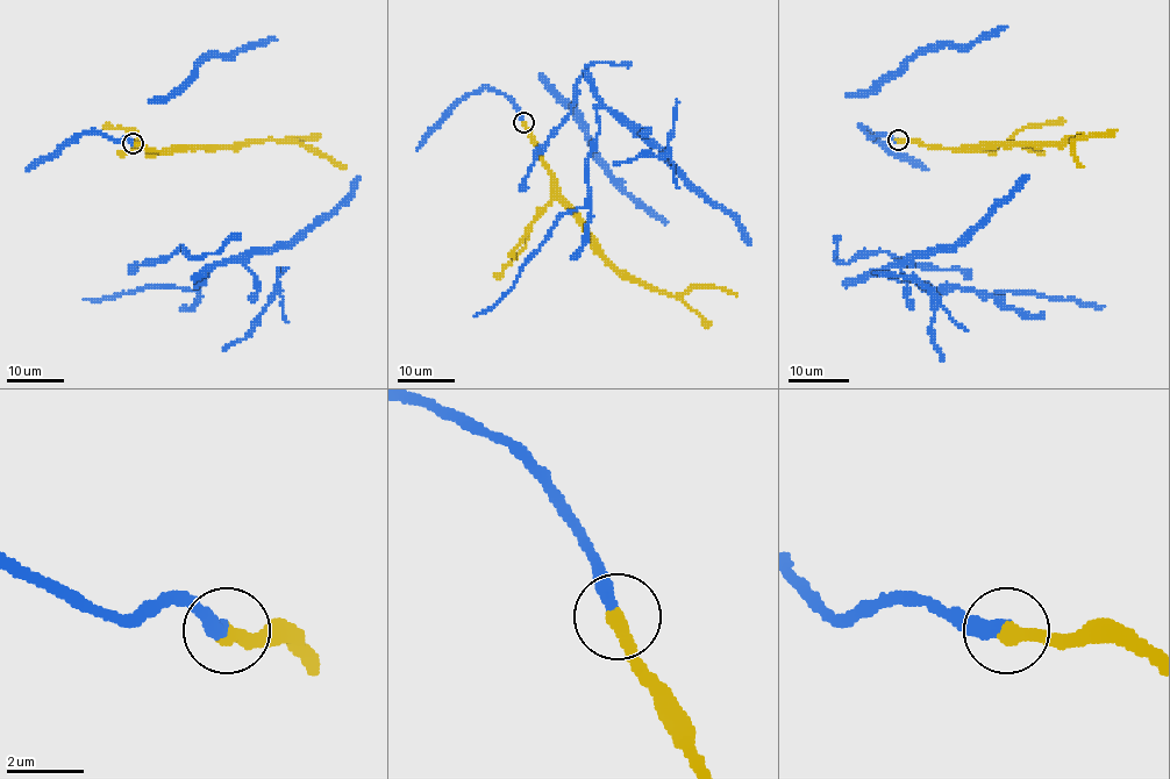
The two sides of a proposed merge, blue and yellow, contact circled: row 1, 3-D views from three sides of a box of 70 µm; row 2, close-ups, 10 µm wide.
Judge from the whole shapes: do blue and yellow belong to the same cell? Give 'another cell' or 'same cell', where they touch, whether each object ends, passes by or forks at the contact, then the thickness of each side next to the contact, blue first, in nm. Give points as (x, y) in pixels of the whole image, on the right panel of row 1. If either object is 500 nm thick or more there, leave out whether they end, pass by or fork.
same cell | (898, 140) | blue ends | yellow ends | 400/400 nm

